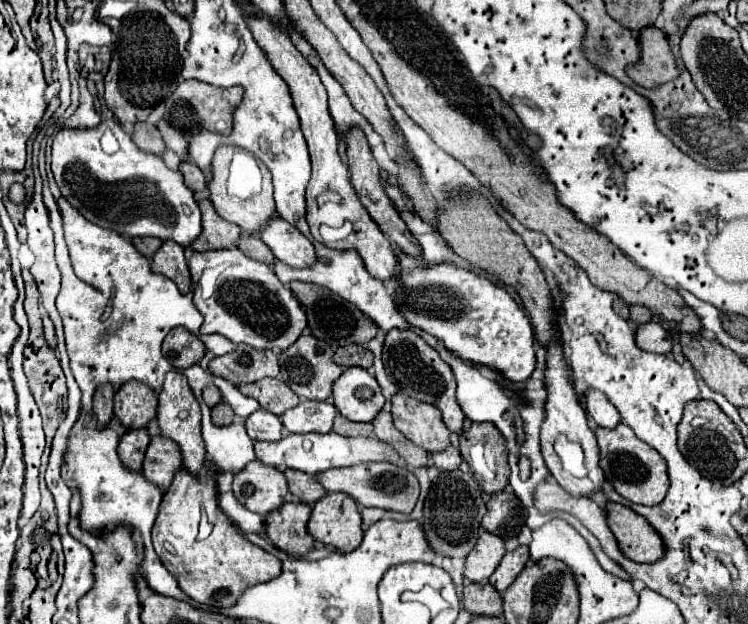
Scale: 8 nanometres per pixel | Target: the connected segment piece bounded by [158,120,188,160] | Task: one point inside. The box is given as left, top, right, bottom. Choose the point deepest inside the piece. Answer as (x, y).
(174, 140)

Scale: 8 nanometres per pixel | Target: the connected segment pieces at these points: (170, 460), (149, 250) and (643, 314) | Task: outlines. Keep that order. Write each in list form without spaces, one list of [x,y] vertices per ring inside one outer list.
[[[154,436],[144,458],[142,472],[144,476],[158,484],[162,490],[168,490],[174,472],[182,466],[182,452],[180,446],[164,436]]]
[[[132,238],[132,244],[136,246],[136,250],[140,252],[140,254],[144,254],[146,258],[150,258],[158,248],[160,248],[160,244],[162,244],[162,240],[160,238]]]
[[[634,304],[630,306],[630,320],[640,326],[642,322],[650,322],[652,320],[652,312],[646,308],[646,306],[640,306],[640,304]]]

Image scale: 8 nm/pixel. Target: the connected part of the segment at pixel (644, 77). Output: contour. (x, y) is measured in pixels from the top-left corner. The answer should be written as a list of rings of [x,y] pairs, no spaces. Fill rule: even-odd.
[[[650,26],[640,32],[640,62],[636,66],[628,66],[628,76],[644,86],[654,88],[656,84],[670,82],[678,76],[678,68],[668,46],[666,36]]]

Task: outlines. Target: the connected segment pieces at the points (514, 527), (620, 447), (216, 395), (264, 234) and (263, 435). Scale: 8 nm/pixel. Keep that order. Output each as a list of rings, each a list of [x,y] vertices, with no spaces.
[[[508,488],[500,494],[492,494],[486,502],[486,508],[488,512],[482,518],[482,528],[500,536],[502,540],[518,536],[526,524],[526,510]]]
[[[622,422],[612,430],[598,426],[594,434],[598,438],[598,448],[600,448],[600,468],[604,470],[604,476],[614,486],[614,490],[622,498],[626,498],[634,504],[644,504],[644,506],[660,504],[660,500],[666,496],[666,490],[670,488],[664,458],[652,446],[642,442]]]
[[[208,384],[208,386],[204,388],[204,402],[212,408],[212,406],[216,406],[220,400],[222,400],[220,390],[218,390],[214,384]]]
[[[282,218],[268,220],[268,224],[258,230],[258,236],[272,250],[276,260],[292,268],[306,268],[316,256],[312,242]]]
[[[258,410],[258,412],[250,414],[246,418],[246,430],[254,442],[260,442],[260,440],[278,442],[278,440],[282,440],[282,422],[276,414],[272,414],[268,410]]]

